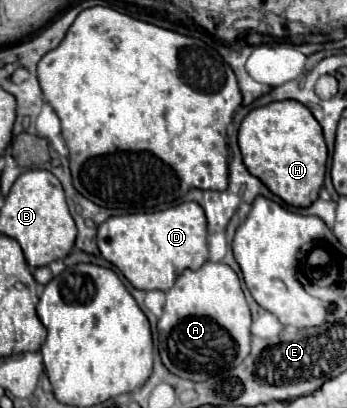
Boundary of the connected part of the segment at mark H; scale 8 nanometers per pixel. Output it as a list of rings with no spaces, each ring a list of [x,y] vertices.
[[[277,101],[253,109],[239,127],[243,163],[267,189],[293,207],[309,207],[323,187],[327,147],[321,125],[309,109],[297,101]]]

